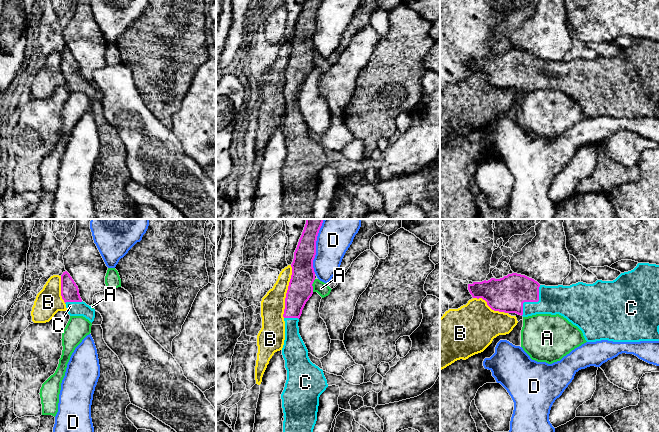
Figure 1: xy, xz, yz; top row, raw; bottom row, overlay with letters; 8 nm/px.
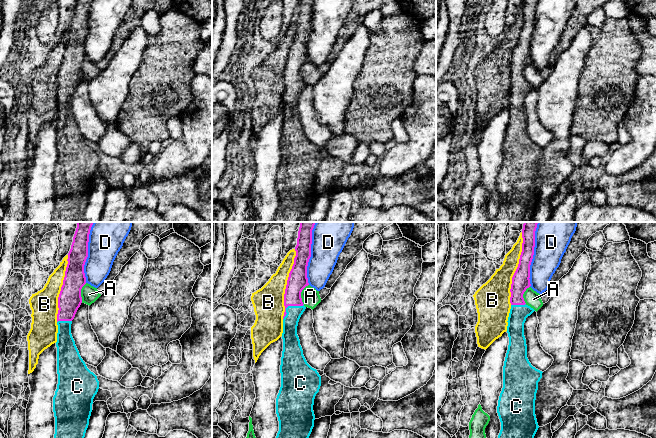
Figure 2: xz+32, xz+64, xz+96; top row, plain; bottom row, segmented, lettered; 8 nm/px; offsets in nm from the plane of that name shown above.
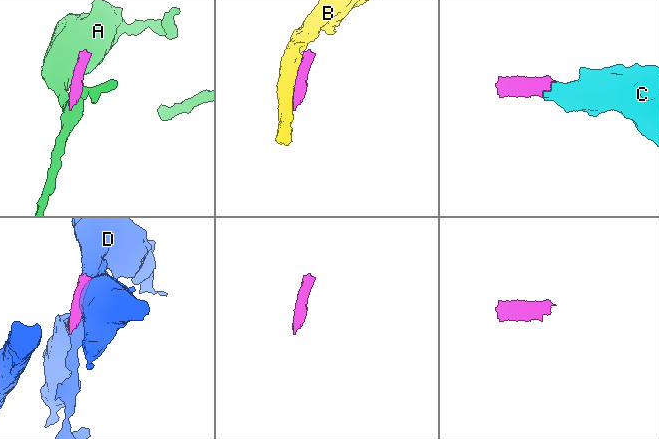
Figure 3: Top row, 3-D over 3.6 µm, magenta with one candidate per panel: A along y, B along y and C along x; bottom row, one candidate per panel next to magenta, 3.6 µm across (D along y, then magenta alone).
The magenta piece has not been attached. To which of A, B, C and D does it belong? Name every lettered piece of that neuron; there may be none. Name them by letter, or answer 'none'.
C

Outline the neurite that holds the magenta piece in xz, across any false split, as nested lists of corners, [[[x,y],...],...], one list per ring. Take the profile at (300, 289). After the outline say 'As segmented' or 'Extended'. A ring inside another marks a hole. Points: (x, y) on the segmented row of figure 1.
[[[306,219],[294,252],[292,275],[285,298],[285,340],[282,355],[287,380],[281,394],[284,413],[283,432],[313,432],[319,397],[328,387],[323,370],[313,364],[299,334],[302,310],[313,294],[313,260],[316,241],[324,219]]]. Extended

